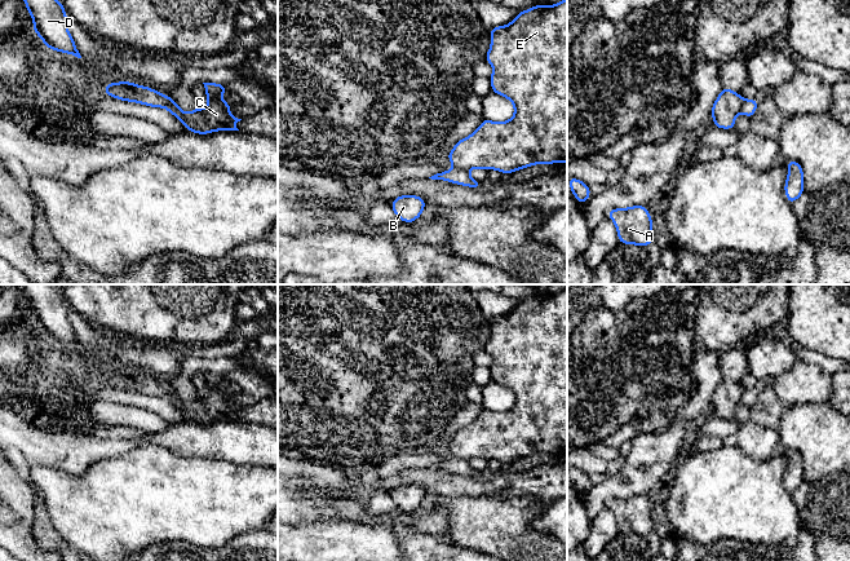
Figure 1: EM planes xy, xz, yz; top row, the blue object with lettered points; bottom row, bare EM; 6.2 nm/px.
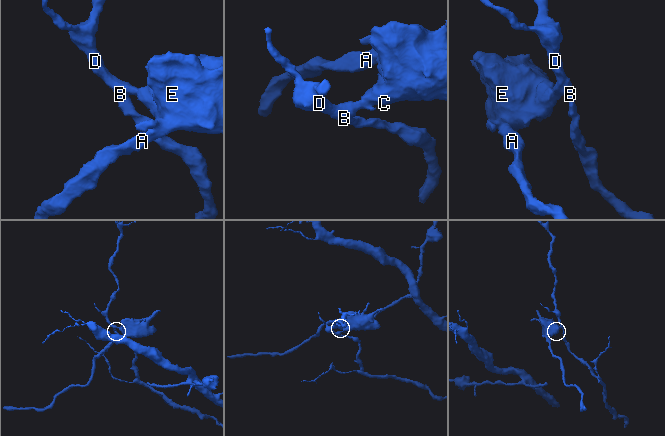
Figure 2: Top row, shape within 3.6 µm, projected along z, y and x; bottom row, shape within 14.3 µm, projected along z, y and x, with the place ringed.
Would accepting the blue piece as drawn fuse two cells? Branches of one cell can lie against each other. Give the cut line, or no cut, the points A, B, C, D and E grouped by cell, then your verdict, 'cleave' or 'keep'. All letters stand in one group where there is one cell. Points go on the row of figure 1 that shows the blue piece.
xy (171, 100), (178, 110), (178, 118) | A C E / B D | cleave

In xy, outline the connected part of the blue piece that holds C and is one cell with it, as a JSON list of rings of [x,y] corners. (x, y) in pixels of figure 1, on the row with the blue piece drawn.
[[[203,83],[208,105],[202,110],[198,105],[194,111],[185,112],[177,102],[172,100],[172,105],[180,110],[178,120],[187,128],[187,132],[198,134],[209,134],[218,131],[239,131],[236,123],[242,119],[230,114],[233,105],[225,102],[221,96],[229,92],[225,84]]]

